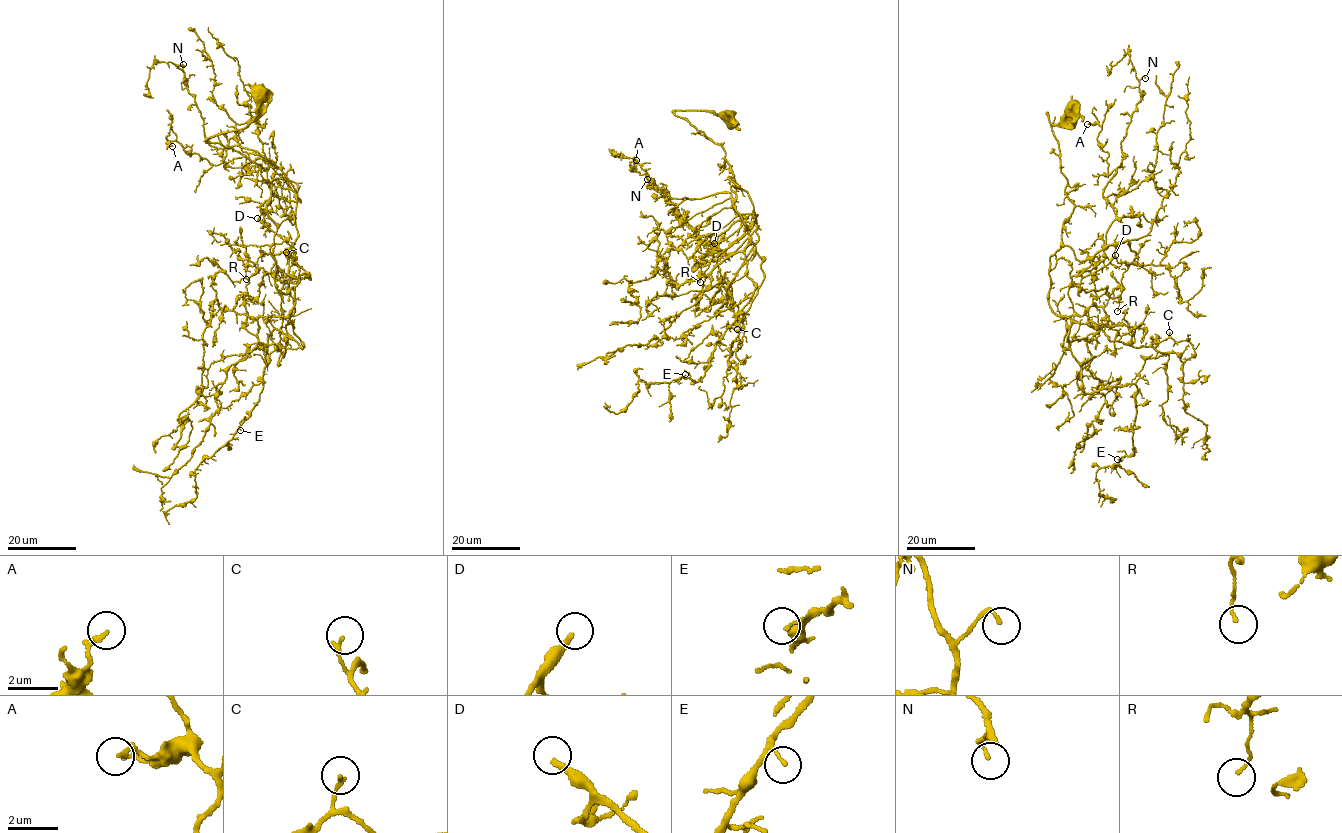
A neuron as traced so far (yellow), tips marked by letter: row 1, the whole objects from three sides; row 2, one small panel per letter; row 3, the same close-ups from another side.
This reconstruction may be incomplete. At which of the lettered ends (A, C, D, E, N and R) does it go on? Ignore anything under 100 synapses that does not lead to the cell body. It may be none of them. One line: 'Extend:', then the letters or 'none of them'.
Extend: D

